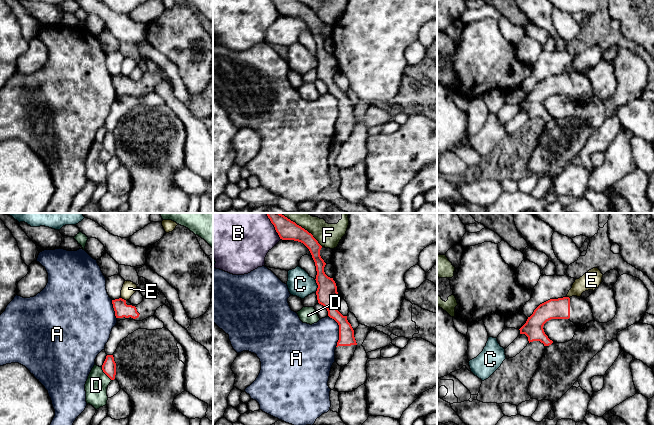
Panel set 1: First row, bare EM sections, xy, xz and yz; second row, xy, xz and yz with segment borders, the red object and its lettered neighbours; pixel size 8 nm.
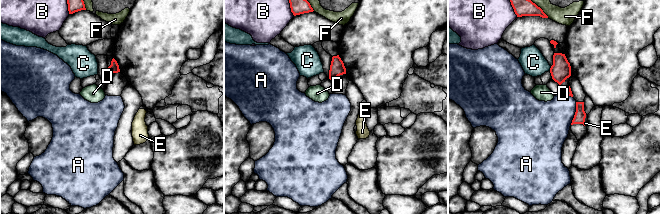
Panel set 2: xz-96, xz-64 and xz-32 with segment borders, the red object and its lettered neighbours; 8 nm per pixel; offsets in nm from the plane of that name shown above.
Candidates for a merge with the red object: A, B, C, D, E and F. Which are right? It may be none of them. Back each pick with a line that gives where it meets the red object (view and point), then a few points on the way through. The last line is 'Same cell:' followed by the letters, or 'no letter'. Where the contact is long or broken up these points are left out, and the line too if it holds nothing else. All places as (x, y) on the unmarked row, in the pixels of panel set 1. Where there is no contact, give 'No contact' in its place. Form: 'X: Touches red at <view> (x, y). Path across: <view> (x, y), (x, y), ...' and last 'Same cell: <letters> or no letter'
Same cell: no letter

